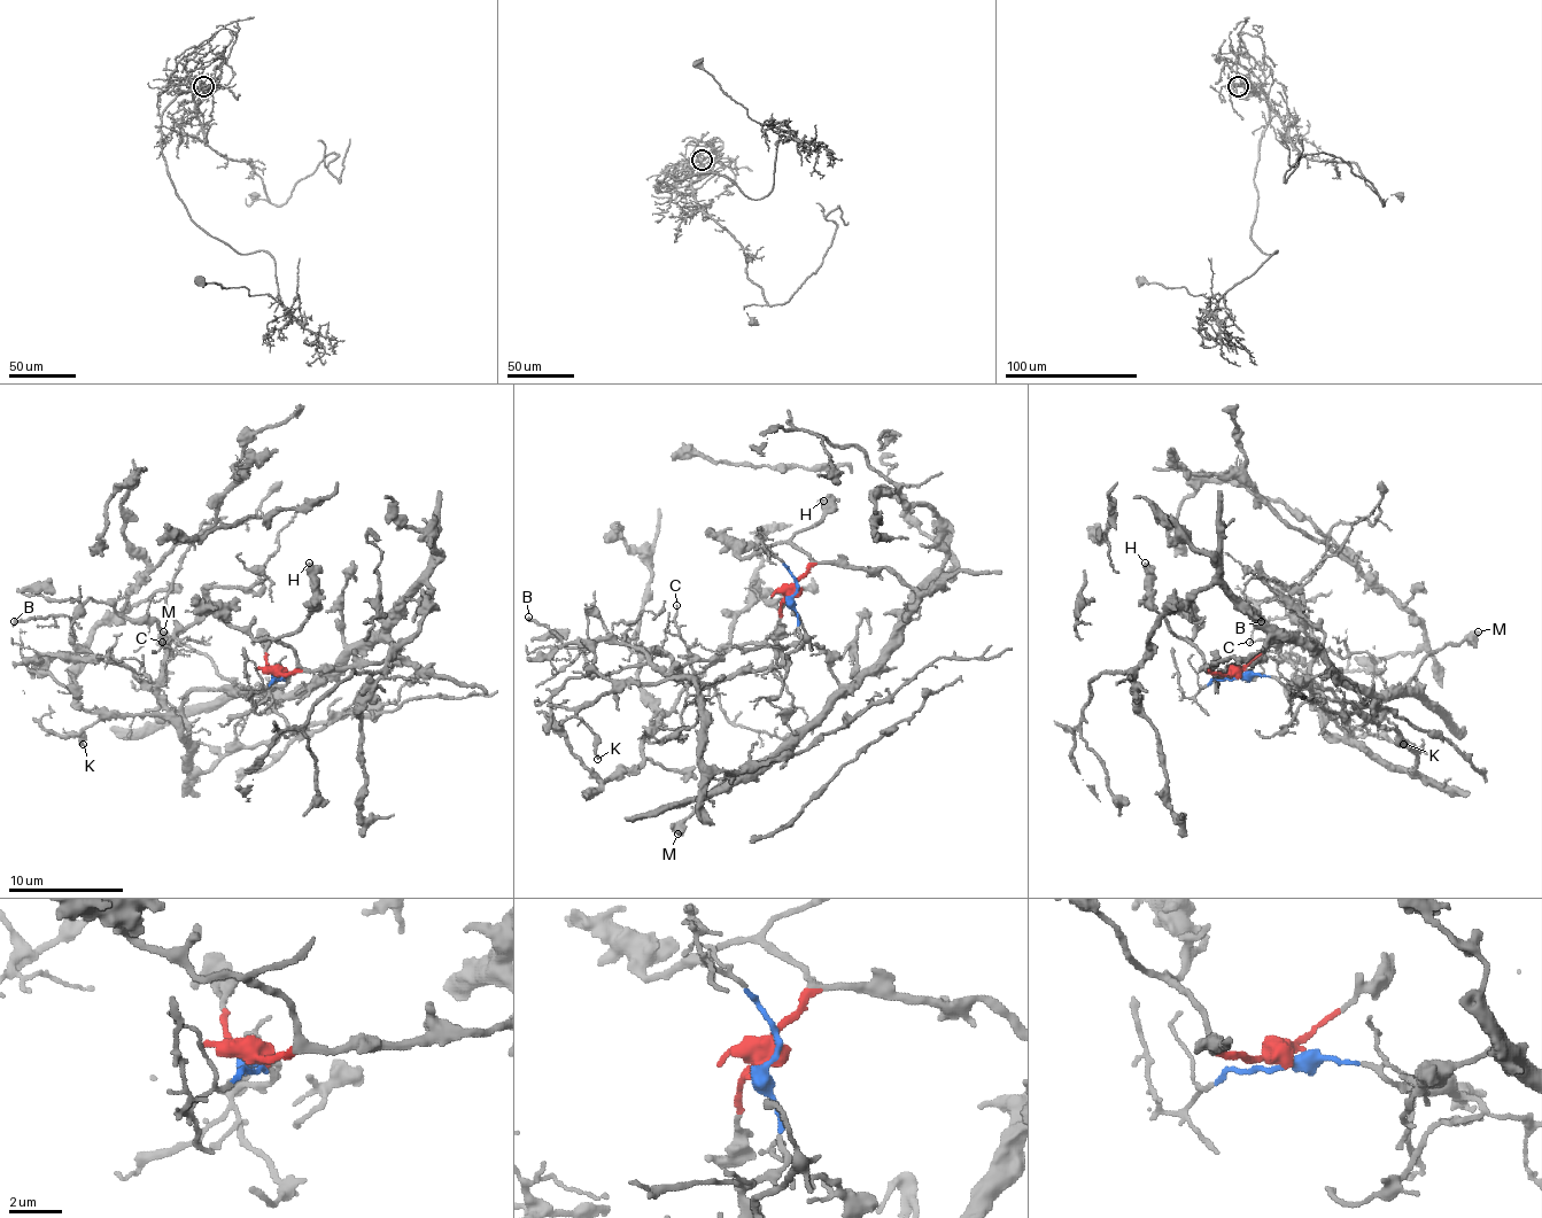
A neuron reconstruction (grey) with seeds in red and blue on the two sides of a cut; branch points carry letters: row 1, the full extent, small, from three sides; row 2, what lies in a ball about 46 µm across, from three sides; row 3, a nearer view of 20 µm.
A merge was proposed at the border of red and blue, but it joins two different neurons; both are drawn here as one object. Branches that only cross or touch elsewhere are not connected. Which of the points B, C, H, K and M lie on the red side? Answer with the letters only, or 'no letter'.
H, M

